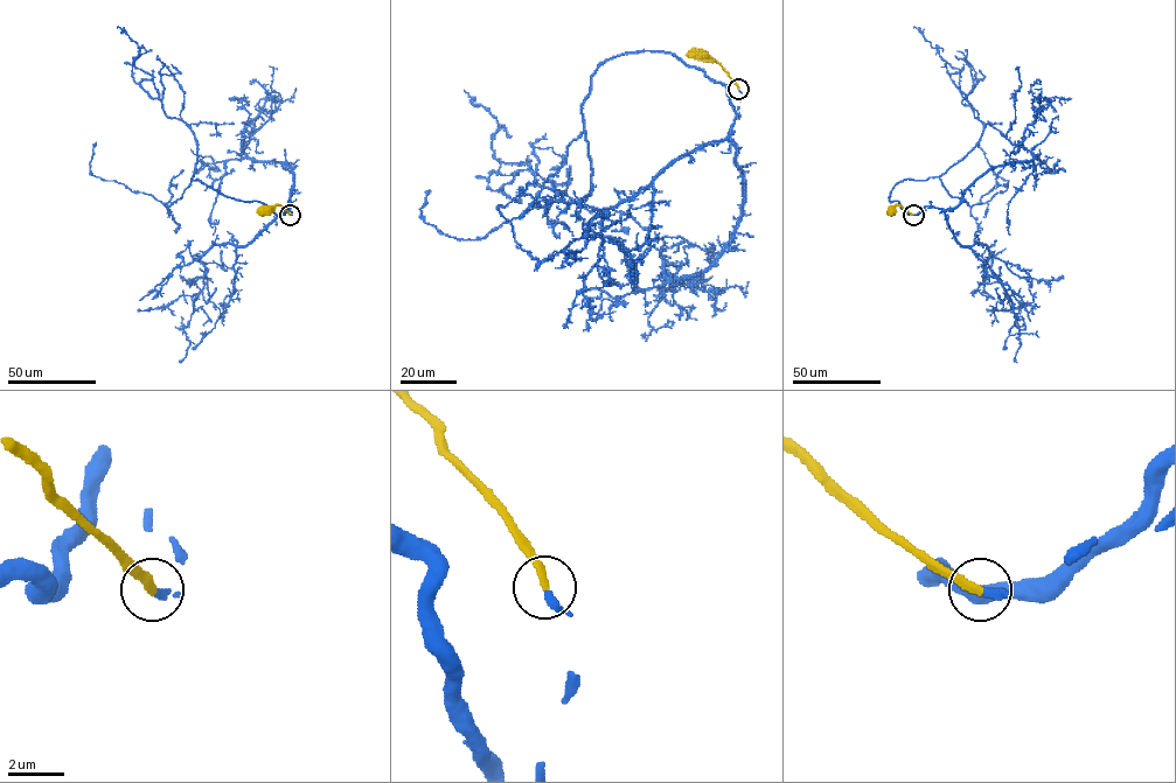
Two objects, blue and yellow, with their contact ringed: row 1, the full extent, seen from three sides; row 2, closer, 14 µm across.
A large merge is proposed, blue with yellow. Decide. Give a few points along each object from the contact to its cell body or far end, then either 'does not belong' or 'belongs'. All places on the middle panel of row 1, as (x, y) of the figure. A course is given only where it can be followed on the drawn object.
blue runs (738, 89), (736, 117), (672, 54), (609, 58), (572, 201), (495, 158), (464, 90); yellow runs (738, 89), (718, 64), (700, 50); belongs

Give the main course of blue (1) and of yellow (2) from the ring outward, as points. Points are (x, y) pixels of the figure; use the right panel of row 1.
1: (913, 215), (930, 207), (909, 214), (889, 200), (893, 187), (945, 173), (983, 124), (958, 69), (913, 28)
2: (913, 215), (897, 204), (889, 211)

